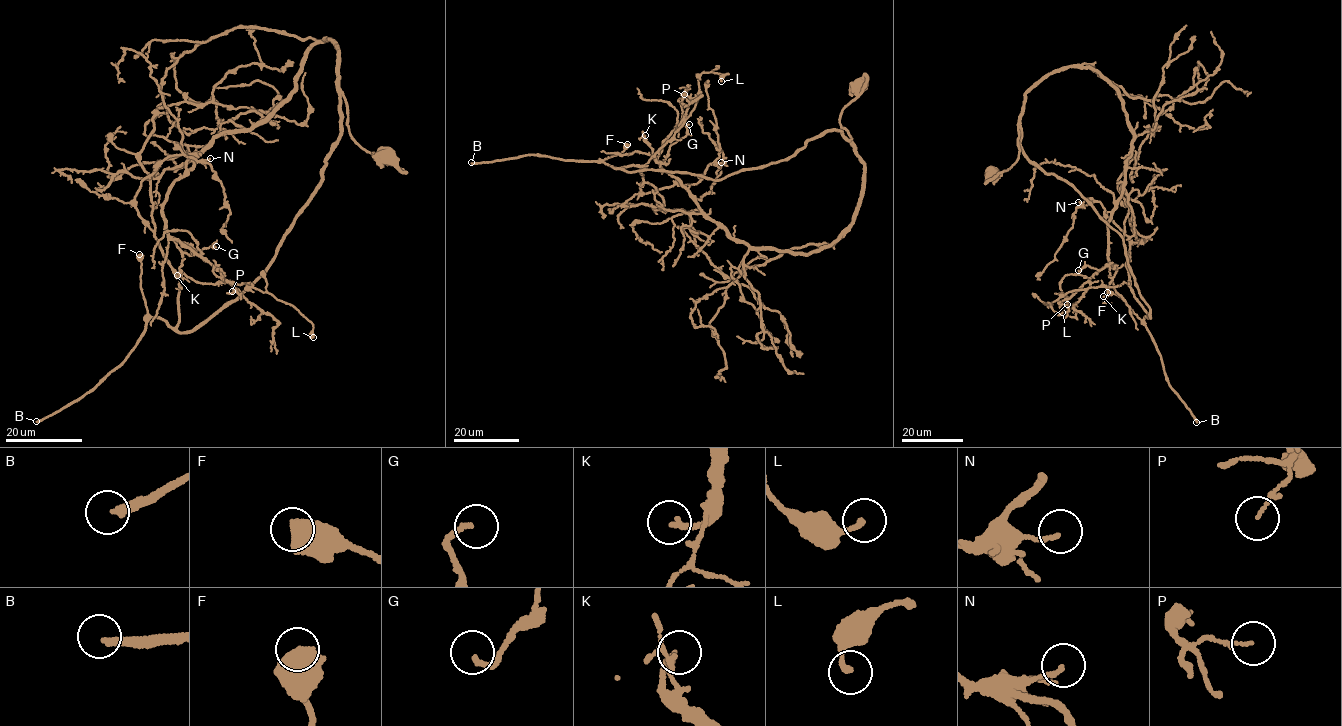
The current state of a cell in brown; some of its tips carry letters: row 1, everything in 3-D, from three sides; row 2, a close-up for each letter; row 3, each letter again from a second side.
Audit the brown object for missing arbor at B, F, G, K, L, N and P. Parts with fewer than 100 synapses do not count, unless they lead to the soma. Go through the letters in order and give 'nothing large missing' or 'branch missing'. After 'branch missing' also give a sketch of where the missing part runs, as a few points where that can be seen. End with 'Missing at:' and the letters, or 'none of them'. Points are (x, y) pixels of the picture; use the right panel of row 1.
B: branch missing
F: nothing large missing
G: nothing large missing
K: nothing large missing
L: nothing large missing
N: nothing large missing
P: nothing large missing
Missing at: B

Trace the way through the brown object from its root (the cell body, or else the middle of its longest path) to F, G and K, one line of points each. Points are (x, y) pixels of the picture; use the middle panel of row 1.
F: (861, 85), (840, 118), (850, 139), (834, 129), (790, 156), (719, 179), (630, 172), (604, 162), (627, 144)
G: (861, 85), (839, 123), (866, 167), (857, 206), (835, 242), (806, 254), (737, 242), (659, 165), (689, 124)
K: (861, 85), (839, 123), (866, 167), (857, 206), (835, 242), (806, 254), (737, 241), (659, 165), (645, 135)

